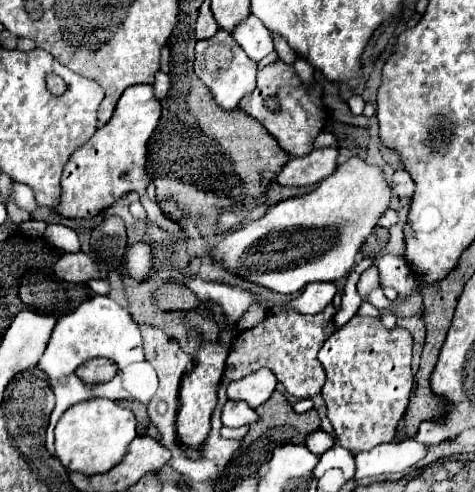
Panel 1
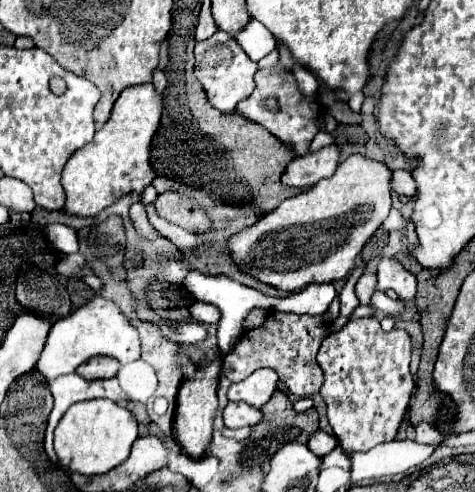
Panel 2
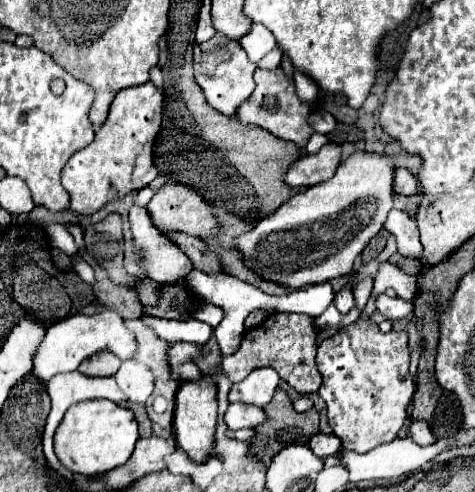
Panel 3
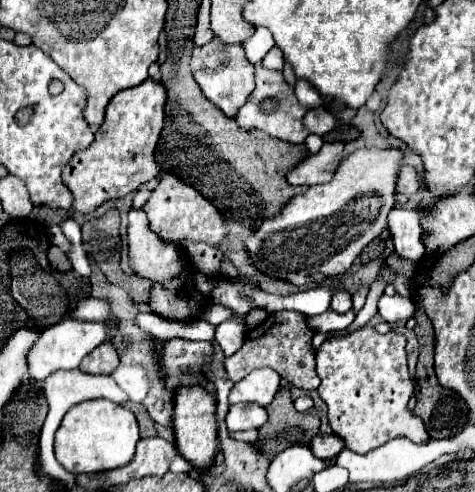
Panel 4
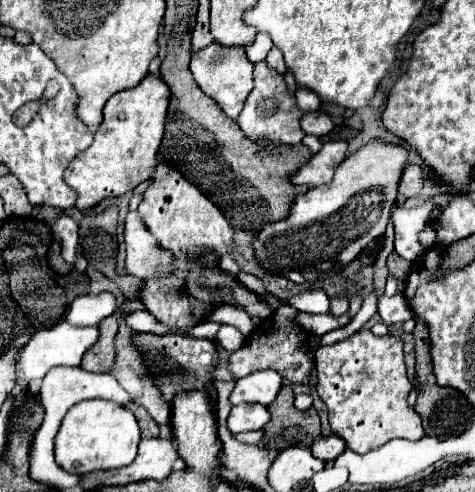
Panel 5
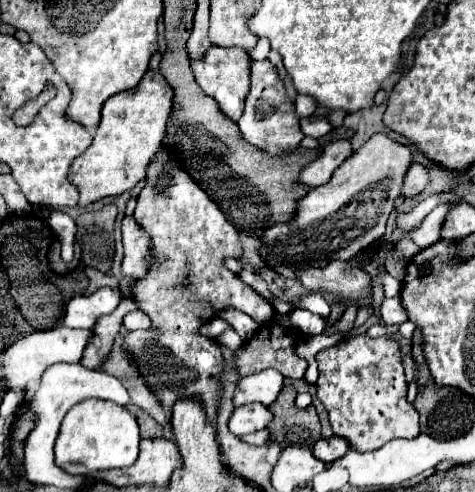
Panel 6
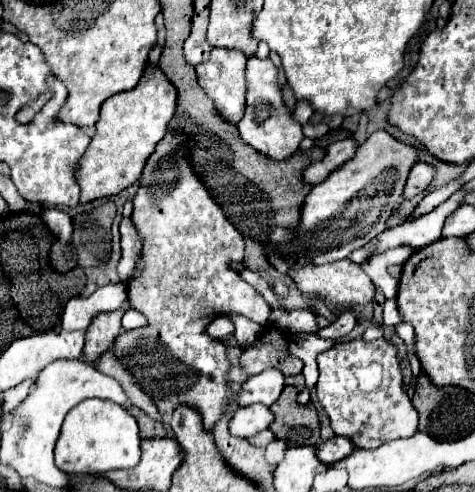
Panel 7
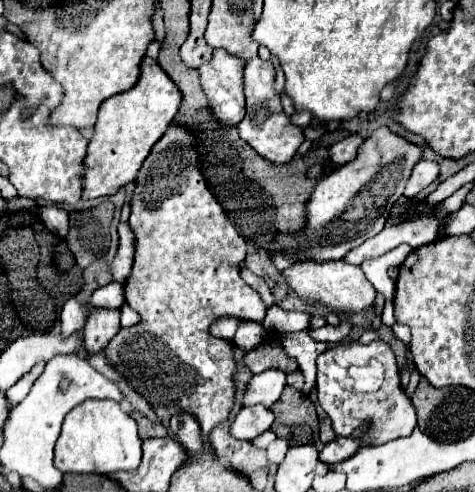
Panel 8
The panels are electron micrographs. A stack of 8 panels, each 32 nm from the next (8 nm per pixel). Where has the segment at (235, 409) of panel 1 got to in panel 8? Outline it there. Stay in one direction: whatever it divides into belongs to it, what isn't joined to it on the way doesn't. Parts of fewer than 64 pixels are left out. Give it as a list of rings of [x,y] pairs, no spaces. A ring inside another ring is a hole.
[[[256,404],[256,406],[244,406],[232,426],[230,426],[230,434],[238,440],[252,440],[256,438],[258,434],[262,434],[264,430],[268,430],[274,422],[274,414],[272,410]]]

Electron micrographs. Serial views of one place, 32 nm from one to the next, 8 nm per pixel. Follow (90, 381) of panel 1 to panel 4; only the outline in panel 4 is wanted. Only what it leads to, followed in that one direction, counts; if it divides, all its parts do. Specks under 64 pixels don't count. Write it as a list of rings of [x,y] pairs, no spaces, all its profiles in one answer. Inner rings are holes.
[[[104,344],[104,348],[96,348],[96,352],[88,354],[82,364],[80,370],[86,374],[112,374],[120,364],[120,358],[116,356],[116,352],[112,352],[112,348],[108,348],[108,344]]]

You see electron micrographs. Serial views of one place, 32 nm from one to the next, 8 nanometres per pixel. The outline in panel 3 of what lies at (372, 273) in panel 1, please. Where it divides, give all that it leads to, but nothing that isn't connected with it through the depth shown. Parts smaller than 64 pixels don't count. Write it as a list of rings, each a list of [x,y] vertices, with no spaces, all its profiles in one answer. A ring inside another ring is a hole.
[[[370,276],[362,278],[362,280],[356,284],[354,296],[356,296],[356,306],[358,306],[358,308],[366,306],[366,302],[368,302],[368,298],[370,298],[370,294],[372,294],[372,284],[374,284],[374,278],[370,278]]]

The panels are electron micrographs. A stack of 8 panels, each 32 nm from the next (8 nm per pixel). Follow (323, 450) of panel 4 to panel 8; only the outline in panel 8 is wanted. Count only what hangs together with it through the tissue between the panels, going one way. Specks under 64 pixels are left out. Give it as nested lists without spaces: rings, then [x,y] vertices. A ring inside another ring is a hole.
[[[366,426],[360,428],[360,430],[356,430],[350,438],[340,438],[338,436],[332,442],[324,444],[322,450],[320,450],[320,454],[318,454],[320,460],[324,464],[332,466],[332,464],[338,464],[338,462],[348,460],[350,456],[354,456],[354,452],[360,448],[360,436],[364,434],[364,430],[366,430]]]

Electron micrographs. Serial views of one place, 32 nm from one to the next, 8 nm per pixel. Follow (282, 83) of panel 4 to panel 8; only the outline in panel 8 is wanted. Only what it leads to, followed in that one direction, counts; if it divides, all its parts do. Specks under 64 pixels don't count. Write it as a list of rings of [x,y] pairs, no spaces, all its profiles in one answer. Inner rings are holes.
[[[262,58],[248,60],[244,70],[246,116],[236,128],[240,132],[240,138],[246,140],[260,156],[264,156],[270,162],[284,164],[296,154],[298,146],[304,142],[304,134],[302,134],[302,128],[292,124],[292,120],[282,110],[280,96],[274,90],[274,78],[276,78],[276,70],[270,60],[262,60]]]

